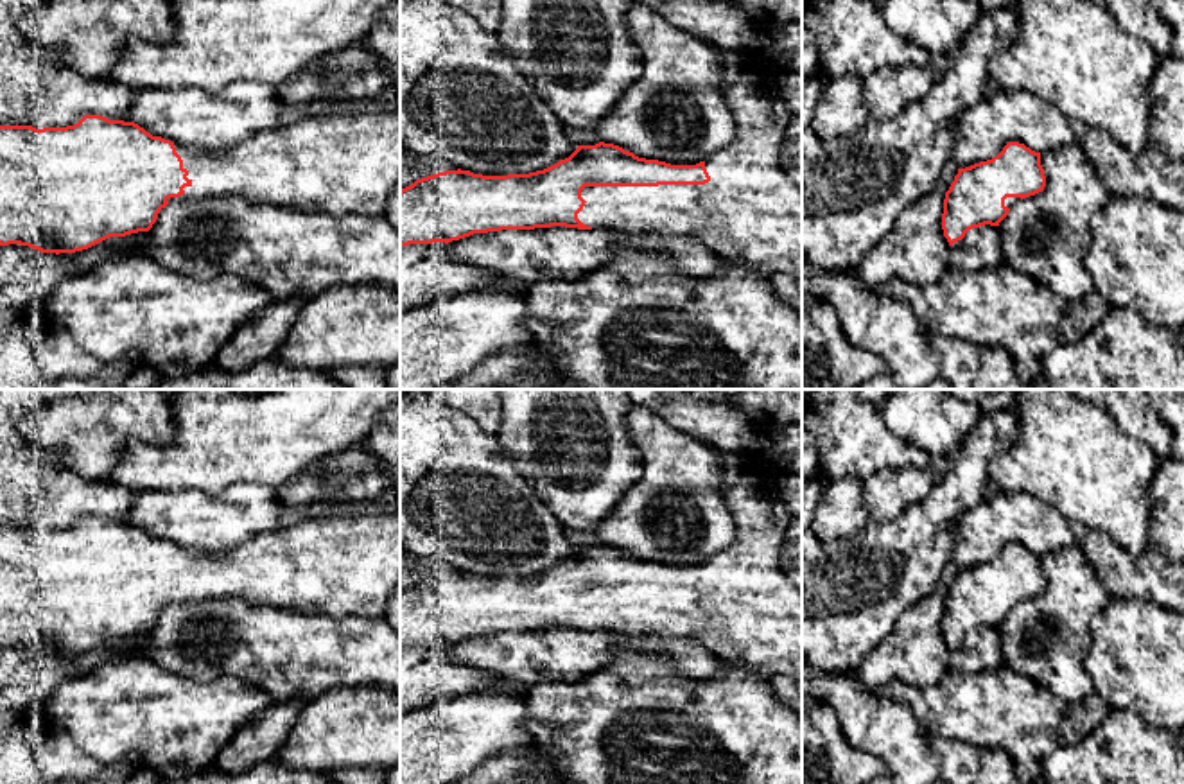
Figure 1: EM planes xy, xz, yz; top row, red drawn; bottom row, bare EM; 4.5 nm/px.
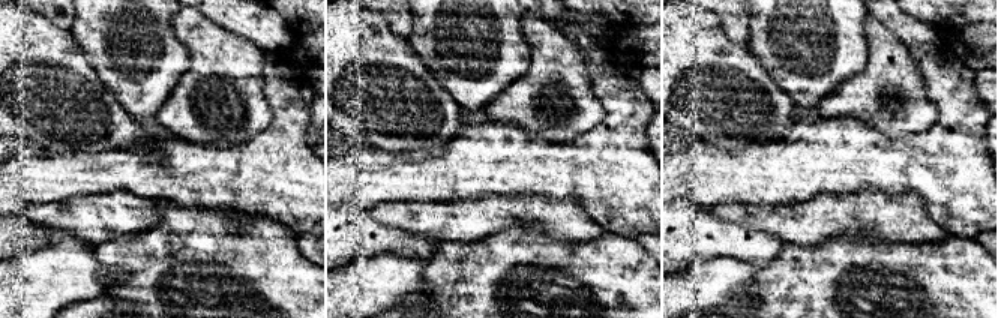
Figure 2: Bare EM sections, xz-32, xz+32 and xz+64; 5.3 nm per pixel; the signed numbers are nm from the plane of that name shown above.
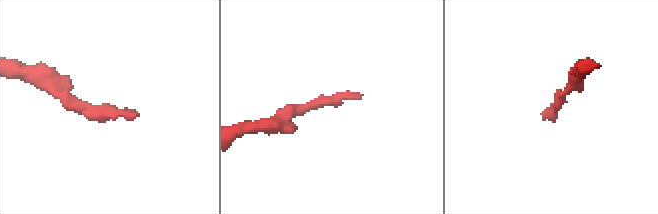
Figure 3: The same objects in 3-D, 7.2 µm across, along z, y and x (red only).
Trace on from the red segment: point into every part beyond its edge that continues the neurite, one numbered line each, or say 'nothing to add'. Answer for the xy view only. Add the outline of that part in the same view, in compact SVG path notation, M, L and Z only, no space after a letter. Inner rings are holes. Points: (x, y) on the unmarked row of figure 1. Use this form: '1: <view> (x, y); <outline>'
1: xy (338, 566); M400 510L312 517L222 553L174 549L192 587L169 605L242 599L303 614L382 619L400 583Z

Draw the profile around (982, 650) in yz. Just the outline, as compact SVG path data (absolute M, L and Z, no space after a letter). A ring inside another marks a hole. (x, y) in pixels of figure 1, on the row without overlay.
M979 628L965 635L965 639L949 648L949 667L981 675L1003 666L1003 642L999 628Z

